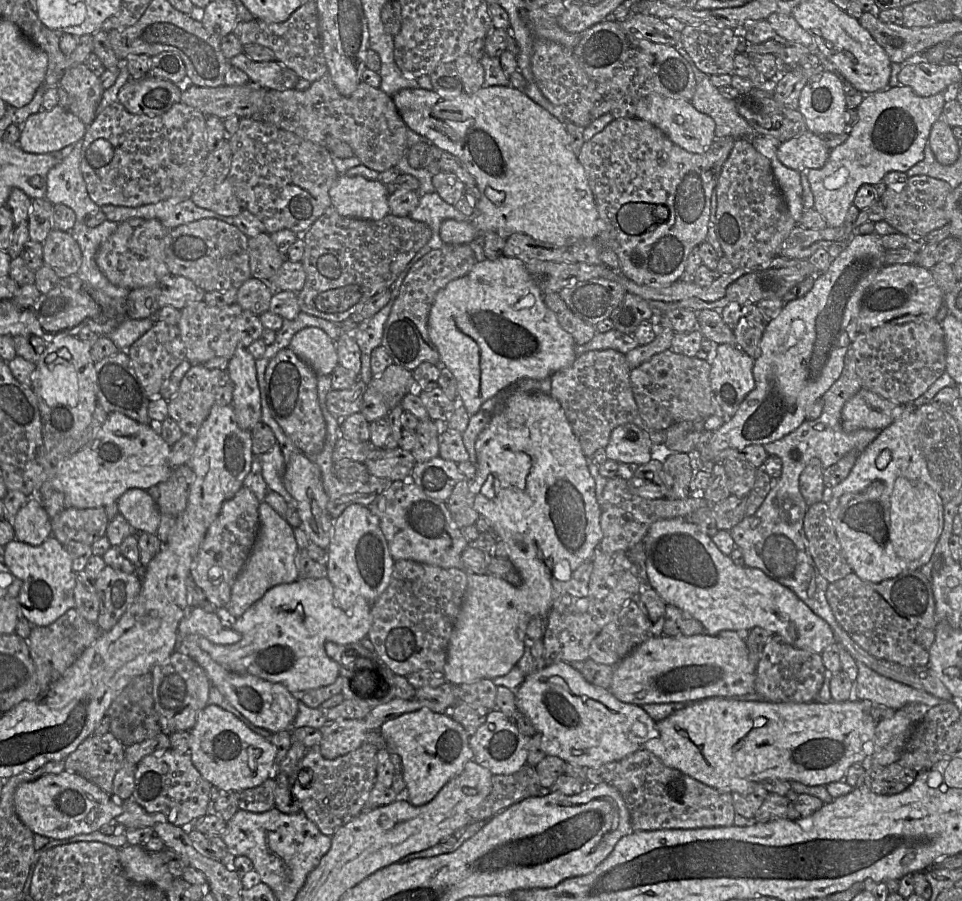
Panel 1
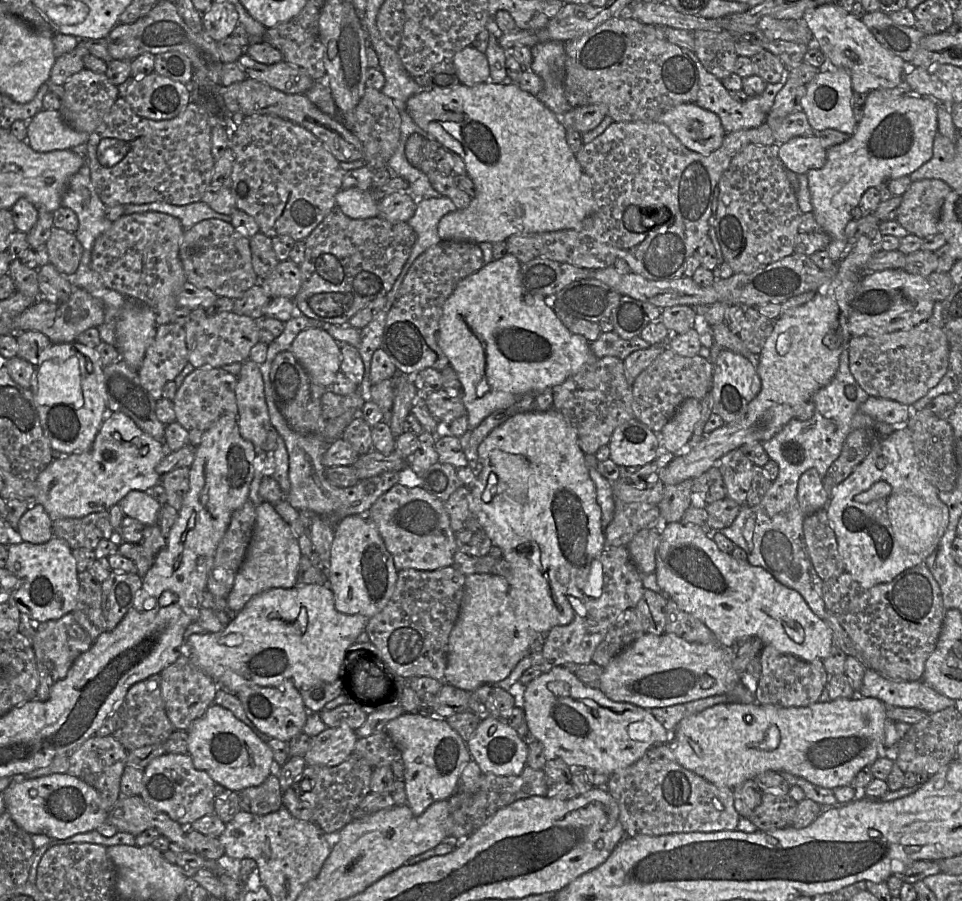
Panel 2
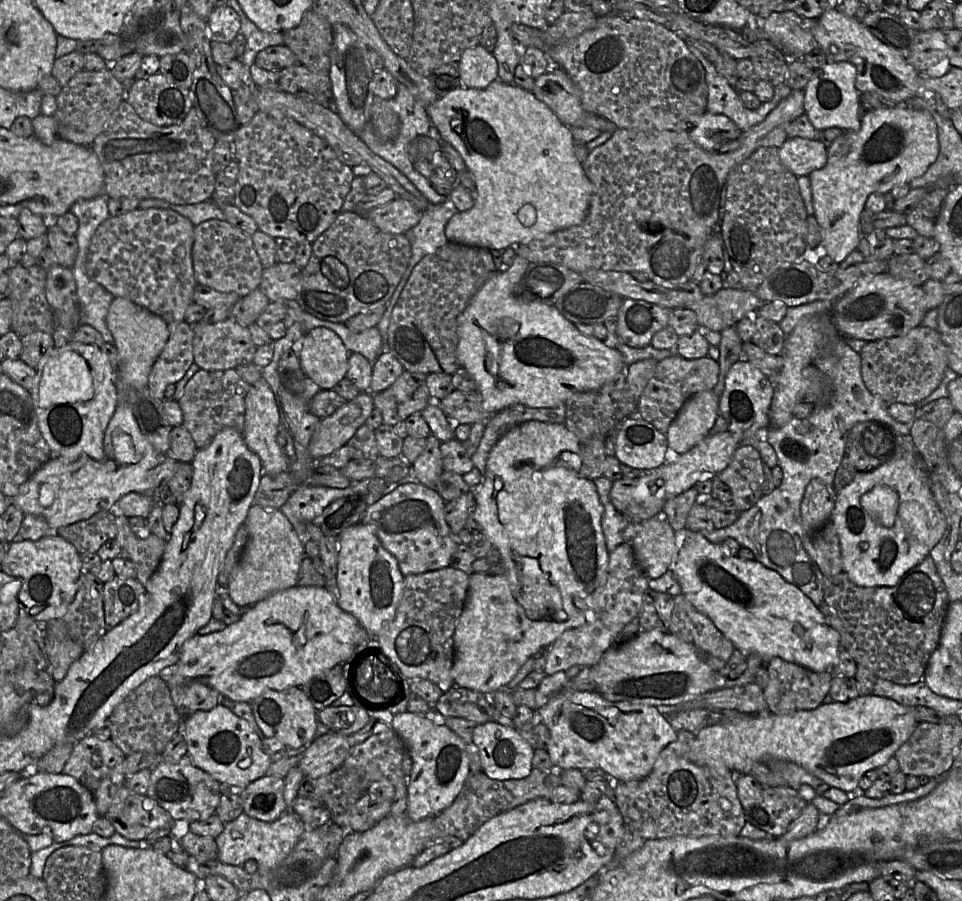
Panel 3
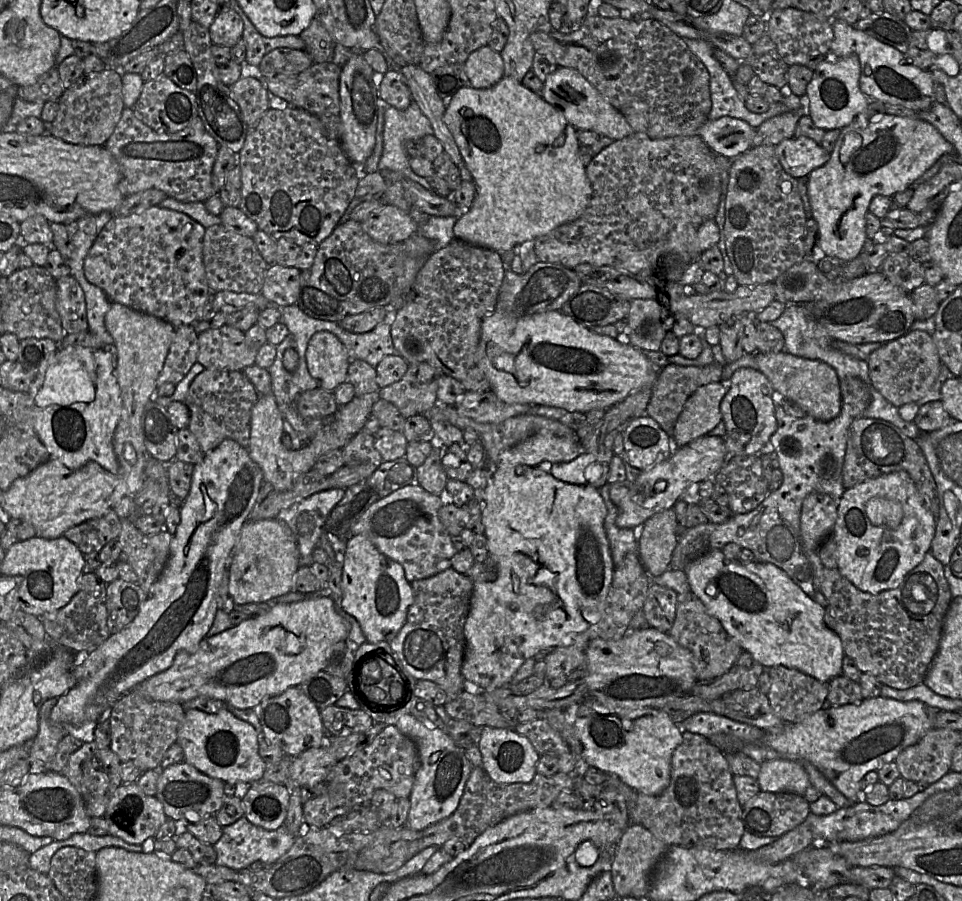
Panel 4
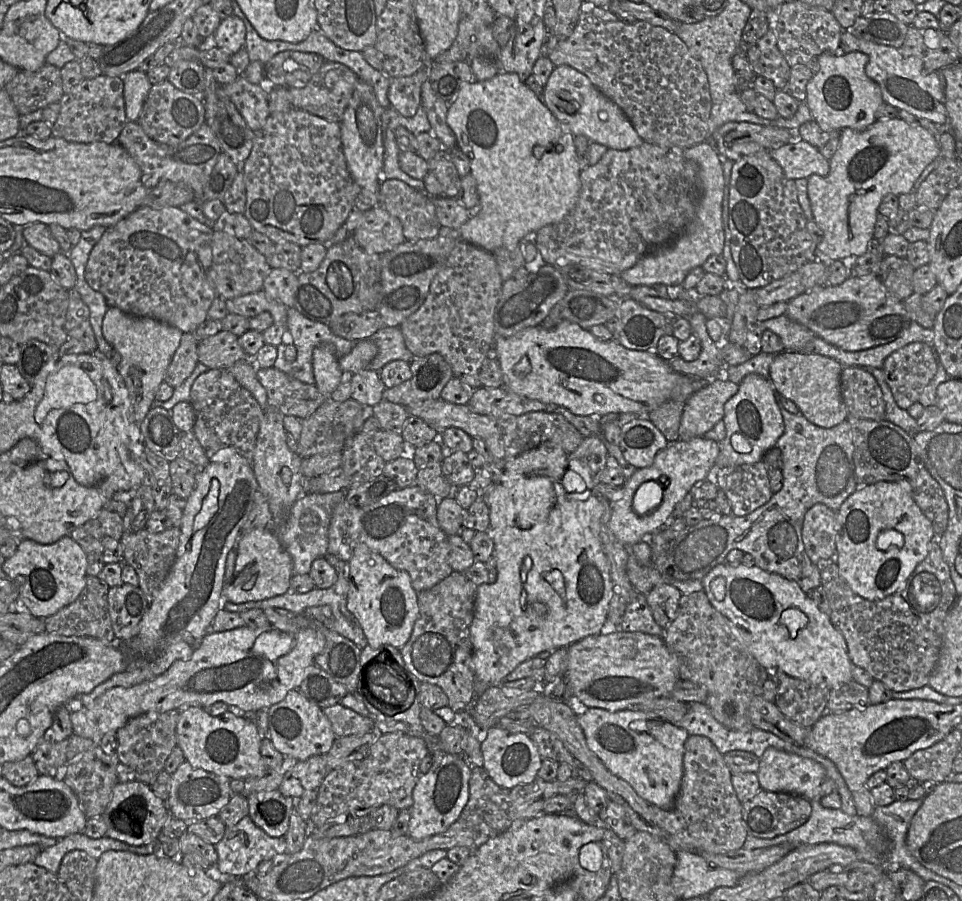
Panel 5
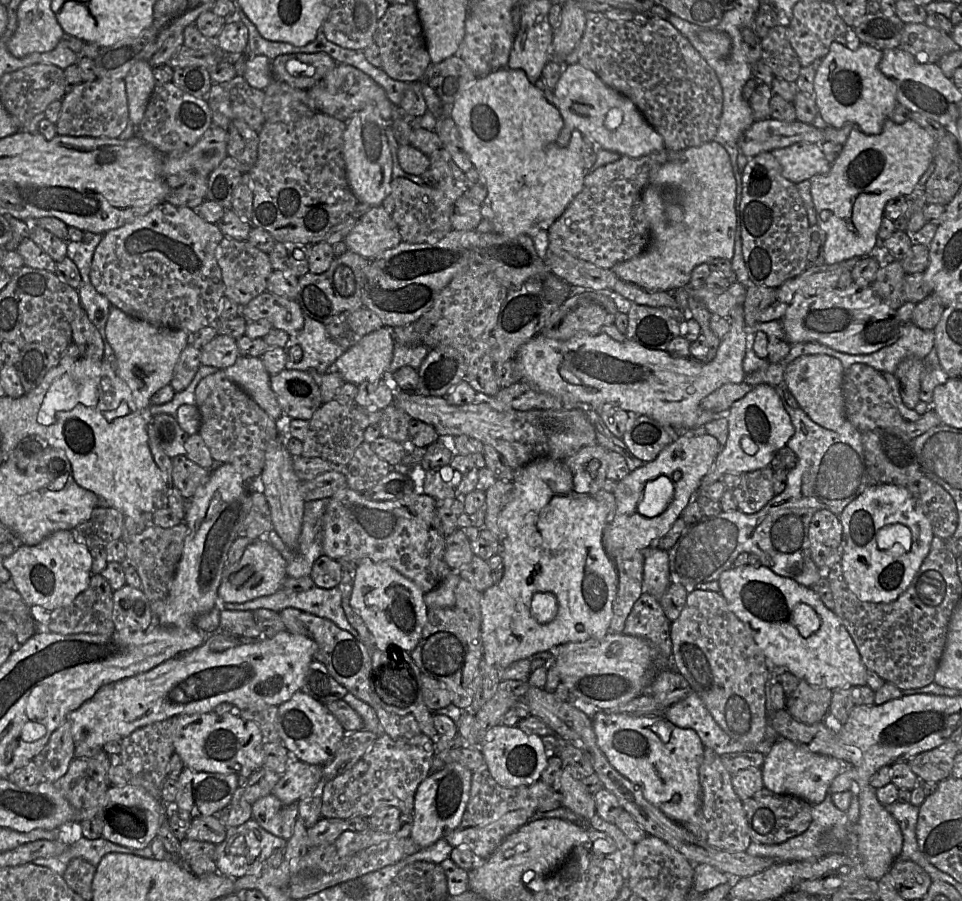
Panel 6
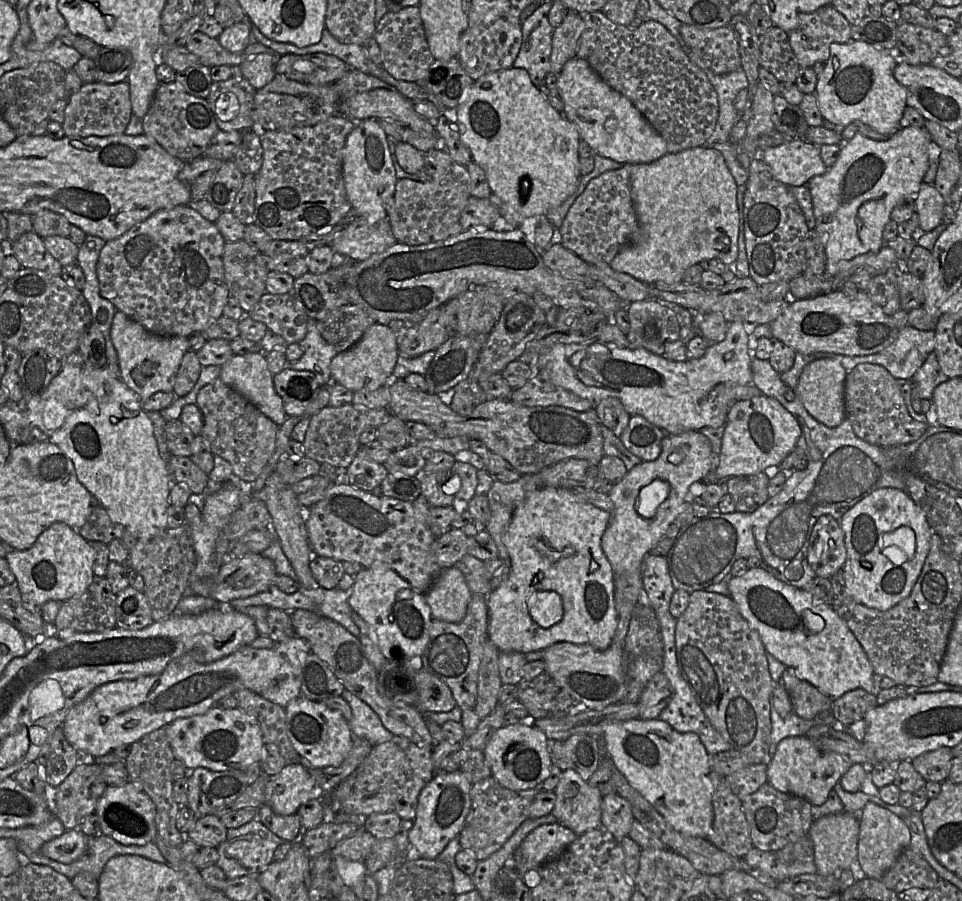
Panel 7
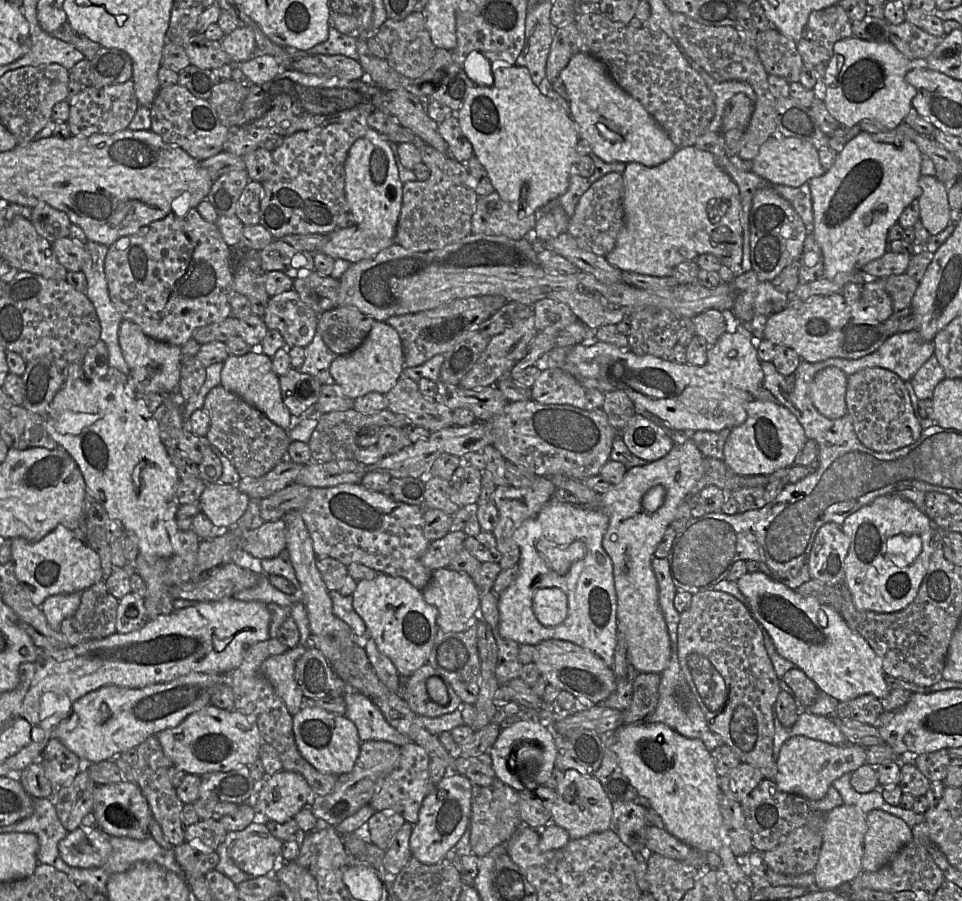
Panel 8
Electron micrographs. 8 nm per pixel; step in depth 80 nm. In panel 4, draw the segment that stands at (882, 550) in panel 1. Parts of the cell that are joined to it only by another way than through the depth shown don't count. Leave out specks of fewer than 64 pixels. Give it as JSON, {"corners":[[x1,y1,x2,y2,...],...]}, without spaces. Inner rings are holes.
{"corners":[[898,471,869,479,852,488,846,489,838,501,837,519,833,528,836,543,837,569,842,576,863,592,878,594,894,589,903,578,925,557,931,548,936,532,936,517,924,504,913,480,906,471],[873,498,897,501,902,506,903,517,895,528,874,525,868,518,865,506]]}

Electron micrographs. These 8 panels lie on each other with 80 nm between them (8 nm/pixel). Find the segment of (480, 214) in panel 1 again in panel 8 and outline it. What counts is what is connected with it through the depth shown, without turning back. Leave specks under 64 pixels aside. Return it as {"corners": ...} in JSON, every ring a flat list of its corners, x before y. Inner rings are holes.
{"corners":[[495,62,492,65,492,86,476,84,472,88,457,111,457,119,462,133,472,144,474,156,487,171,494,191,517,212,523,210,526,215,532,215,567,191,580,137,573,119,539,91,527,68,502,65,506,64]]}

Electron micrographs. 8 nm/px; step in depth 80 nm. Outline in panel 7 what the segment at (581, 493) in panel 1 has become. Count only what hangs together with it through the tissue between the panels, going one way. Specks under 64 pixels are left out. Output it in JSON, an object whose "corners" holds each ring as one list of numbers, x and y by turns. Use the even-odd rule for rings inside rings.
{"corners":[[546,487,531,493,515,510,503,542,508,550,511,572,500,587,487,596,488,639,500,652,527,654,544,651,557,642,590,645,598,650,606,650,612,644,616,633,615,584,611,564,601,548,602,536,609,525,611,515,564,488],[542,540,550,549,563,551,572,547,574,554,551,561,540,553,535,542],[538,591,555,591,562,599,563,618,550,628,540,627,531,617,531,602]]}

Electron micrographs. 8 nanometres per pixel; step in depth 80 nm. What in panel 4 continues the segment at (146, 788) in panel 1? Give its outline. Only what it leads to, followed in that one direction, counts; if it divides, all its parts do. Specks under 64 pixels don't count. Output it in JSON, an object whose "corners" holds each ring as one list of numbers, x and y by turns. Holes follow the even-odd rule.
{"corners":[[187,762,170,765,164,768,157,780,155,797,162,803,164,812,174,821,189,821,189,812,197,813,203,820,219,811,224,800,224,782,212,778]]}

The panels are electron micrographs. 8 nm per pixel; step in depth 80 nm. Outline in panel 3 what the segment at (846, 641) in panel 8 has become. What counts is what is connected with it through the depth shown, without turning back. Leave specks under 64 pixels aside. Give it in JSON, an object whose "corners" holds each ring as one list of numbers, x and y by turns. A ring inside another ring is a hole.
{"corners":[[683,529,676,534,676,555,669,570,688,601,715,624,736,649,758,654,766,662,773,657,816,672,831,671,838,658,840,634,826,623,819,608,796,586,756,560,743,560,710,542,702,533]]}

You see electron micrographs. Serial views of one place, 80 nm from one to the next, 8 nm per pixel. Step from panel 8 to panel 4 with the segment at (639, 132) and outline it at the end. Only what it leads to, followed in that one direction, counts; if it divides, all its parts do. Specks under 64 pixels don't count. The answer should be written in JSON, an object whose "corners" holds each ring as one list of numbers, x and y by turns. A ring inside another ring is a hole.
{"corners":[[566,67,554,68,543,84,542,98,575,129,594,131,599,136,609,137,613,141,635,133,625,117,577,71]]}

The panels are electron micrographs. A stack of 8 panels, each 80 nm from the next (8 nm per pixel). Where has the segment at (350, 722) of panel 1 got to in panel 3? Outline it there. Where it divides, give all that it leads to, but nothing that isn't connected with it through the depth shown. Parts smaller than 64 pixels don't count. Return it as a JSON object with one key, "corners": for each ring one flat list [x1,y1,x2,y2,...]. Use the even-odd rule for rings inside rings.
{"corners":[[336,732,315,737,298,767,304,777,319,778,342,766,350,748,347,736]]}

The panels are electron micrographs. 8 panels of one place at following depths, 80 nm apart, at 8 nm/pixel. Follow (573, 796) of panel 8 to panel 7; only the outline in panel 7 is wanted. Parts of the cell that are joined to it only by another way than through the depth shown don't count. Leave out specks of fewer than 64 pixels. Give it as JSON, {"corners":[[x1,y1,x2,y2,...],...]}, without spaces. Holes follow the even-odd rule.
{"corners":[[562,771,554,792,556,803,551,813,558,824,570,829,578,837,602,827,603,796,576,771]]}

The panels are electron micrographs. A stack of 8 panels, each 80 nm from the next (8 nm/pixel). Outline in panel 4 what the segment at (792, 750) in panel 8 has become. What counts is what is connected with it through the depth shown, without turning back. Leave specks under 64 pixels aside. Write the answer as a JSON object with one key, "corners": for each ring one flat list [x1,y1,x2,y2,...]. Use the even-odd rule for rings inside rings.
{"corners":[[775,759,760,765,757,780,761,791,791,792,803,796,811,785,807,772,797,762]]}

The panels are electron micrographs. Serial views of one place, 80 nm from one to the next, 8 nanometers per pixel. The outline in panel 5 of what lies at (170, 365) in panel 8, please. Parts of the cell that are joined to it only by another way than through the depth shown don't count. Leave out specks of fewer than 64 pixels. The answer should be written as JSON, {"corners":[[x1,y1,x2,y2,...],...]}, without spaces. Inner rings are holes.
{"corners":[[109,306,102,323,105,339,120,354,118,372,125,382,134,410,135,422,141,424,155,401,159,386,179,347,183,332,169,324,150,317,137,317]]}

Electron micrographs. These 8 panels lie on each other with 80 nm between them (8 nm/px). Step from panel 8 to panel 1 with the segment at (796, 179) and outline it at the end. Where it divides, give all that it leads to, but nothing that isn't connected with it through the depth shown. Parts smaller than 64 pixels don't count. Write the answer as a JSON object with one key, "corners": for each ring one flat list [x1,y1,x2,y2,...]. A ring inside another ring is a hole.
{"corners":[[806,131,781,143,777,149,777,158,784,166,802,172,822,168,830,150,820,136]]}

